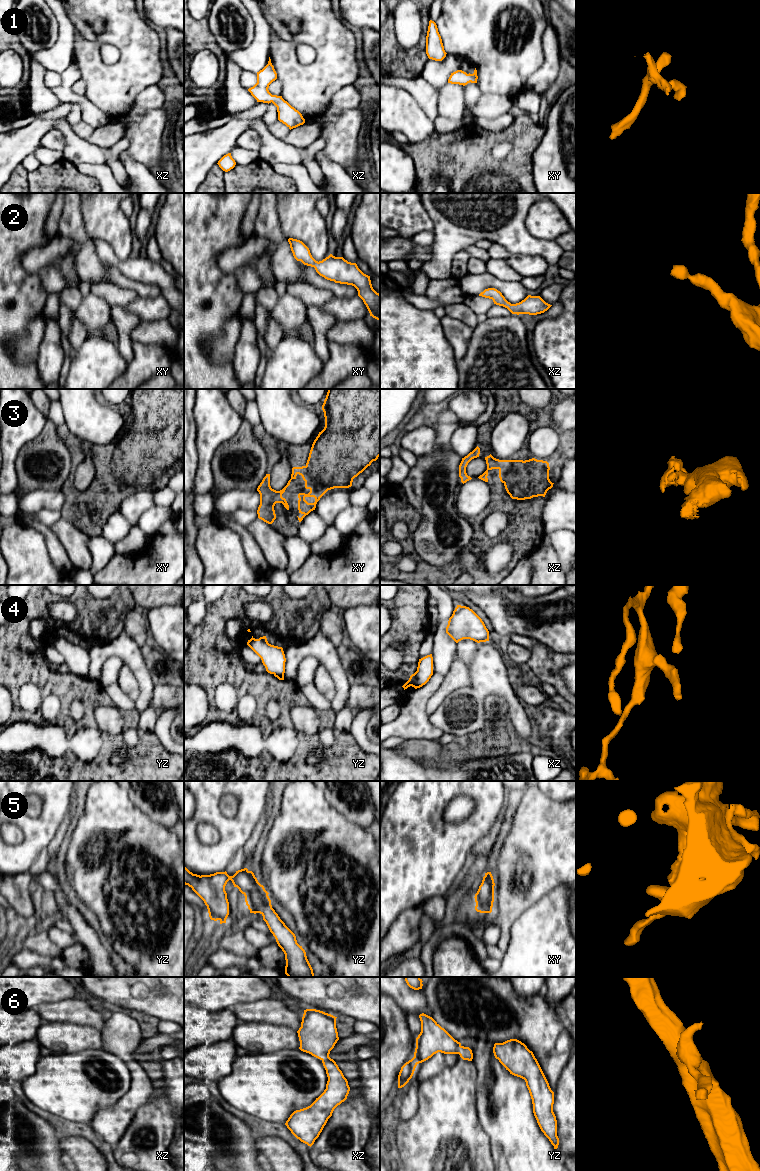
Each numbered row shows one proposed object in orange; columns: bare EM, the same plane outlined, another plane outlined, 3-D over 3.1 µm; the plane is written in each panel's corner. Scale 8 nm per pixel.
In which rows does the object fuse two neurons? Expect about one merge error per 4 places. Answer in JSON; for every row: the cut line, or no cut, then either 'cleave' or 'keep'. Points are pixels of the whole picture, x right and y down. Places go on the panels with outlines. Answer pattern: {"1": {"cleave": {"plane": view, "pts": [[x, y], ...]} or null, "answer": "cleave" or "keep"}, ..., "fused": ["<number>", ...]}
{"1": {"cleave": null, "answer": "keep"}, "2": {"cleave": null, "answer": "keep"}, "3": {"cleave": null, "answer": "keep"}, "4": {"cleave": null, "answer": "keep"}, "5": {"cleave": null, "answer": "keep"}, "6": {"cleave": null, "answer": "keep"}, "fused": []}

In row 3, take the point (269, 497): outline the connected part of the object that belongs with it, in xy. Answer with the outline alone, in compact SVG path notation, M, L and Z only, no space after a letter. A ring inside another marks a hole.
M328 389L322 410L325 427L313 442L306 465L293 467L291 479L280 491L271 488L270 474L266 474L257 488L260 494L258 518L268 524L272 524L276 519L276 503L282 503L289 510L282 494L298 474L305 481L305 488L310 490L308 494L298 494L298 510L303 516L297 517L301 522L315 510L317 502L328 490L351 487L353 479L380 456L380 389Z

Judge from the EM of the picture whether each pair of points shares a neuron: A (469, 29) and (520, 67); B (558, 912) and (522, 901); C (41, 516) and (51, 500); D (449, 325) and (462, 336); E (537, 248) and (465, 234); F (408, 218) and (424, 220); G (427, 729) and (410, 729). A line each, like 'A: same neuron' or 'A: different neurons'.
A: same neuron
B: different neurons
C: different neurons
D: same neuron
E: same neuron
F: same neuron
G: same neuron

